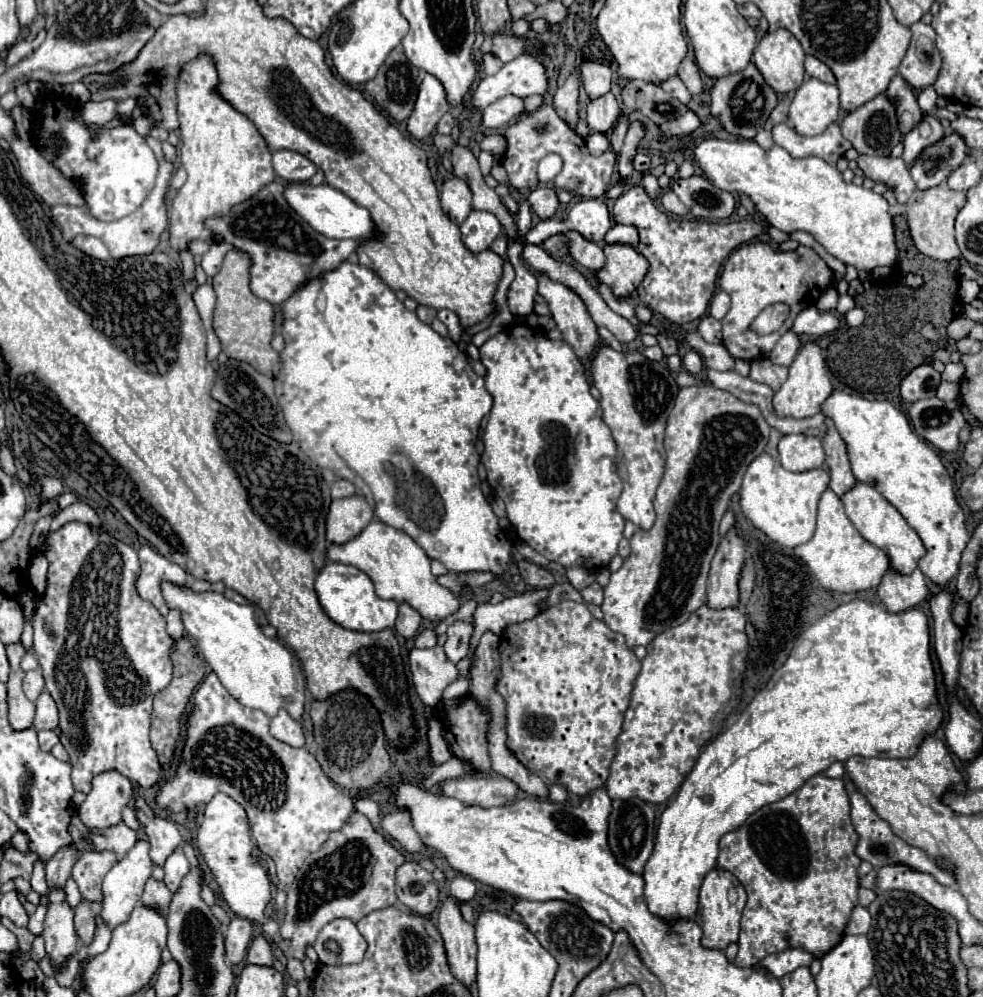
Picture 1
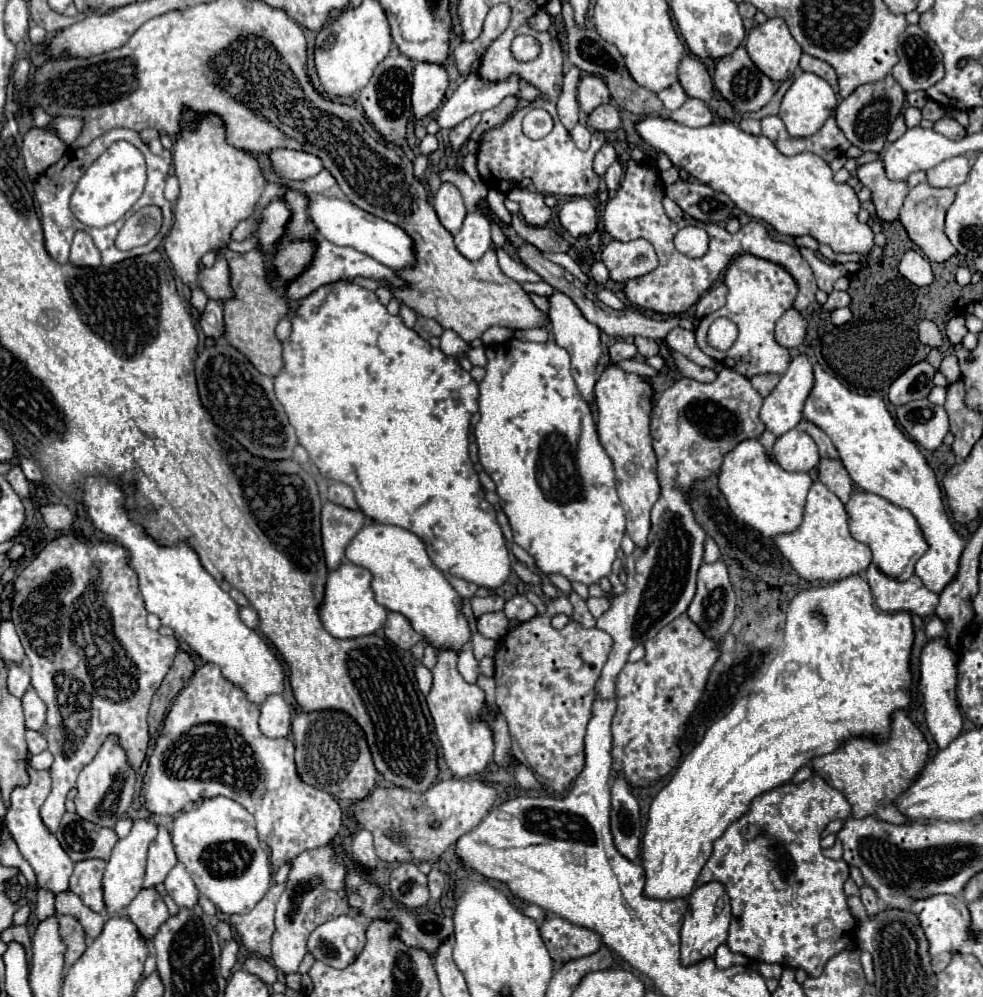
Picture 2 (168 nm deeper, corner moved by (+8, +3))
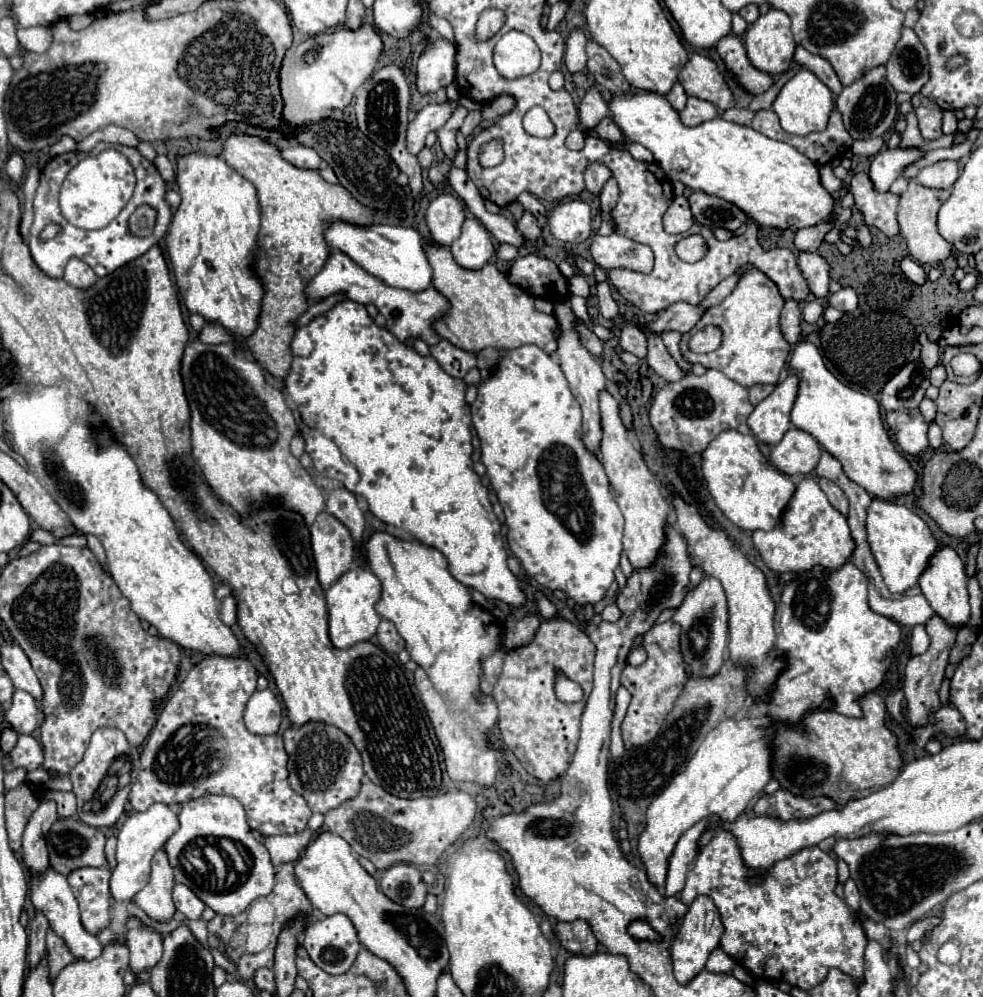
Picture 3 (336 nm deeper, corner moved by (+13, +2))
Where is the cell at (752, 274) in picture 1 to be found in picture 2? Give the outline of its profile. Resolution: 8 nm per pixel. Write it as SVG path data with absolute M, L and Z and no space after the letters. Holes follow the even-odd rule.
M740 254L726 268L724 284L728 288L726 304L720 310L716 310L710 316L700 320L700 326L696 330L698 346L708 356L712 356L714 360L722 362L724 366L728 366L730 370L736 370L738 374L742 374L746 378L752 378L756 374L766 374L766 372L774 372L774 374L782 376L786 372L788 364L790 364L790 350L776 344L776 340L774 340L774 324L778 322L778 318L786 310L792 308L794 298L798 294L796 280L790 276L790 272L786 272L786 268L782 268L776 262L758 258L754 254ZM720 316L726 316L732 322L736 322L738 330L740 330L738 340L726 352L716 350L716 348L712 348L708 344L708 328Z

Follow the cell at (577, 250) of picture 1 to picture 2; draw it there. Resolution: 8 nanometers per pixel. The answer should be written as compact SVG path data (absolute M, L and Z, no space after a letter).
M592 258L592 262L590 262L590 274L592 274L592 278L594 278L598 284L604 284L604 282L608 280L608 270L606 270L606 266L604 266L600 260L596 260L596 258Z

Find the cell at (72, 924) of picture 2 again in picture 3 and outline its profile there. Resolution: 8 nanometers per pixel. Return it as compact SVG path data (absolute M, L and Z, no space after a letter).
M53 931L47 933L47 965L49 965L49 979L55 981L55 977L59 975L59 971L67 965L71 965L75 961L75 957L71 955L71 951L67 949L65 941L61 937L57 937Z

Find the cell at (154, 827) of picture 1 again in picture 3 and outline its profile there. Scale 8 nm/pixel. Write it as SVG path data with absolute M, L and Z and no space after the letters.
M157 851L151 867L153 867L153 871L151 871L151 879L149 879L147 887L143 887L133 897L133 903L139 909L143 909L147 913L147 917L151 917L153 921L169 923L177 909L171 899L175 881L173 881L173 869L167 861L167 853Z

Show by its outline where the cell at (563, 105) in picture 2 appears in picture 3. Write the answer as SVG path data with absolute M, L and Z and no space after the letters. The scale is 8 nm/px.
M571 31L564 54L565 67L569 73L581 71L586 67L585 43L587 43L587 37L581 31Z

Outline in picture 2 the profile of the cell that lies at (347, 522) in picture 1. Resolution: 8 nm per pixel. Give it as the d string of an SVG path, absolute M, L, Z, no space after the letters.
M328 500L322 504L322 542L328 568L336 568L344 560L344 548L362 530L364 514L350 512L350 508L338 508Z

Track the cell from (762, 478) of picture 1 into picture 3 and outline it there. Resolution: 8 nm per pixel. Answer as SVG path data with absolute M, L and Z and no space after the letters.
M735 429L721 431L701 453L701 473L705 477L707 489L715 499L723 515L745 531L773 529L789 499L795 493L795 483L779 473L759 451L753 435L741 435Z

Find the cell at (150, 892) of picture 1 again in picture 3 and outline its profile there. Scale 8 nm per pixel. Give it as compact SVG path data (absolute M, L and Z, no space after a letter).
M131 917L127 921L127 947L131 953L131 971L137 975L141 971L153 969L163 955L163 939L153 929L145 927L139 919Z

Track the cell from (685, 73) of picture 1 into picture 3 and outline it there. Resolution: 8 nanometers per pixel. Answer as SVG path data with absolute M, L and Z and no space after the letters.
M695 53L687 61L687 65L679 71L679 83L685 87L685 93L705 99L719 109L729 109L735 105L723 73L719 71L717 63L705 55Z

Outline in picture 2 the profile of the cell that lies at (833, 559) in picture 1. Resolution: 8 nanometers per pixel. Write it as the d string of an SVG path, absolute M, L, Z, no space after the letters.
M814 482L808 492L806 512L800 528L790 534L782 534L774 538L778 550L790 560L792 568L804 578L804 580L844 580L852 574L862 574L870 562L872 552L866 544L860 544L852 538L848 532L848 514L844 510L844 504L830 492L822 482Z

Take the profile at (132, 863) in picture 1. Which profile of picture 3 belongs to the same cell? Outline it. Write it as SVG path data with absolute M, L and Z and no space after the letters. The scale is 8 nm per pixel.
M157 803L151 805L147 811L131 815L117 833L117 867L111 873L111 895L117 901L133 899L147 883L151 873L151 859L153 855L163 849L167 839L177 831L177 813L165 805Z

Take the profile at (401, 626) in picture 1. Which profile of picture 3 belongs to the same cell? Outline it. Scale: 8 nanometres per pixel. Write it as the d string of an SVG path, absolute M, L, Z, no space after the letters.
M387 619L381 621L381 625L379 625L379 629L377 629L377 639L379 639L379 643L381 643L389 653L399 653L399 651L405 649L405 641L403 641L401 635L397 633L395 625L393 625L391 621L387 621Z

